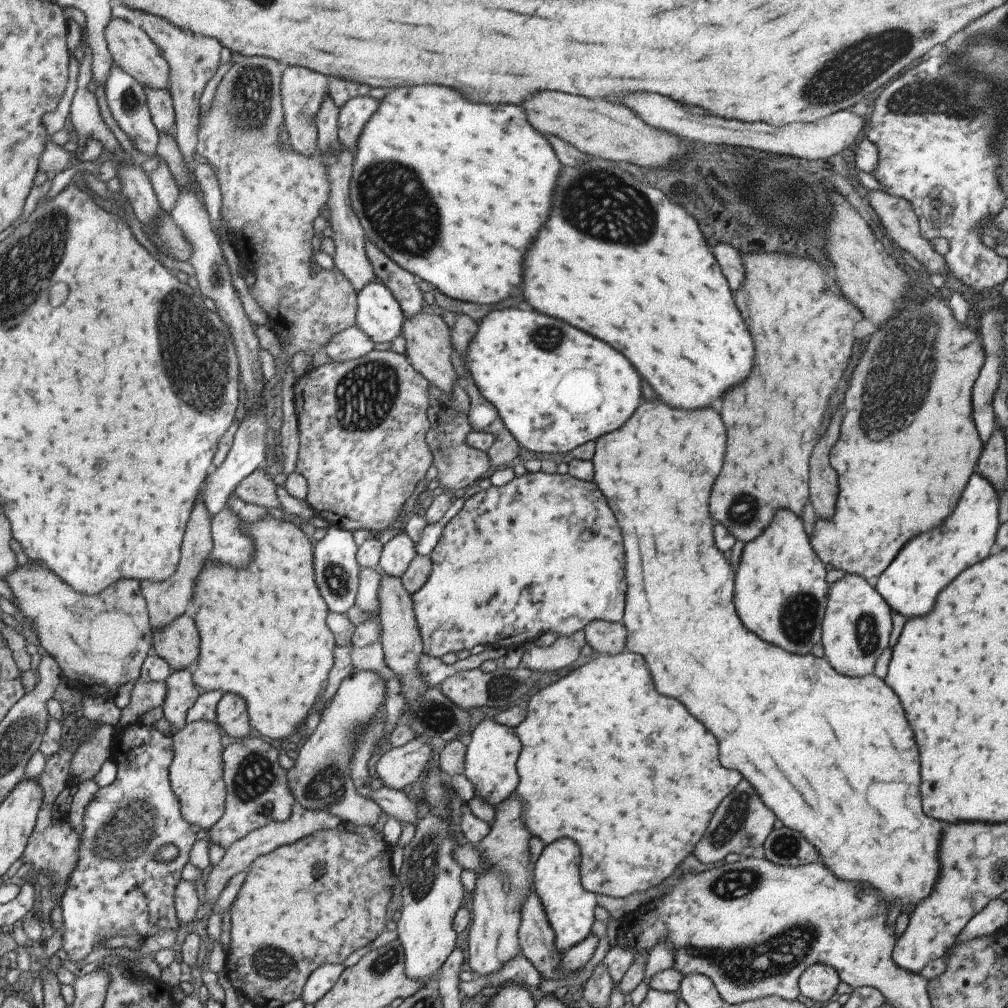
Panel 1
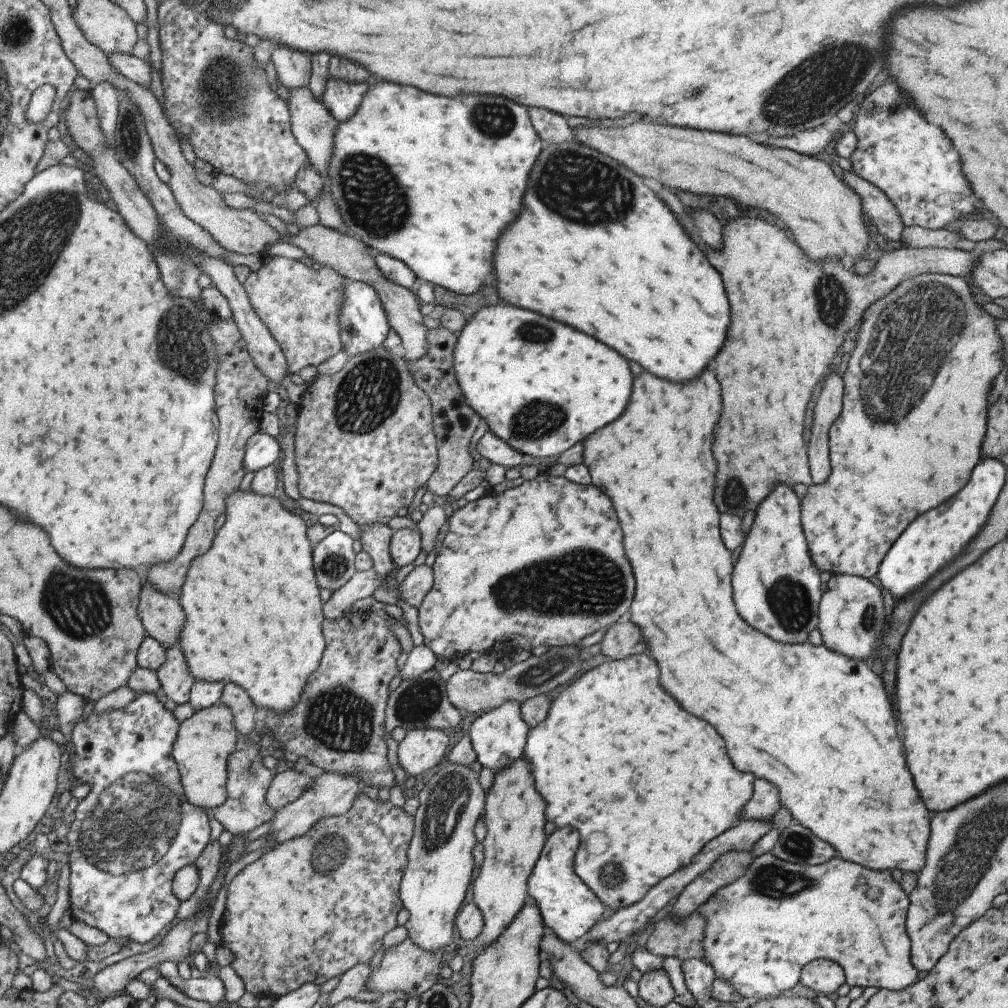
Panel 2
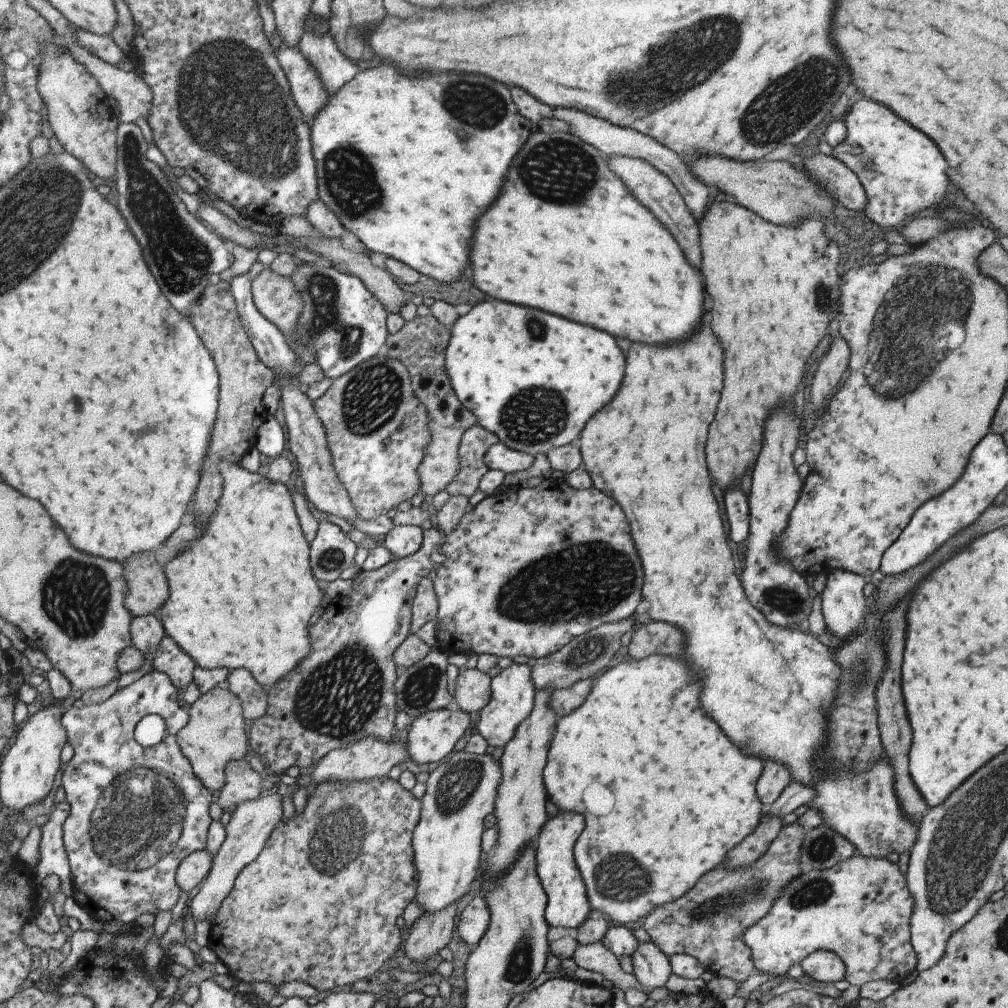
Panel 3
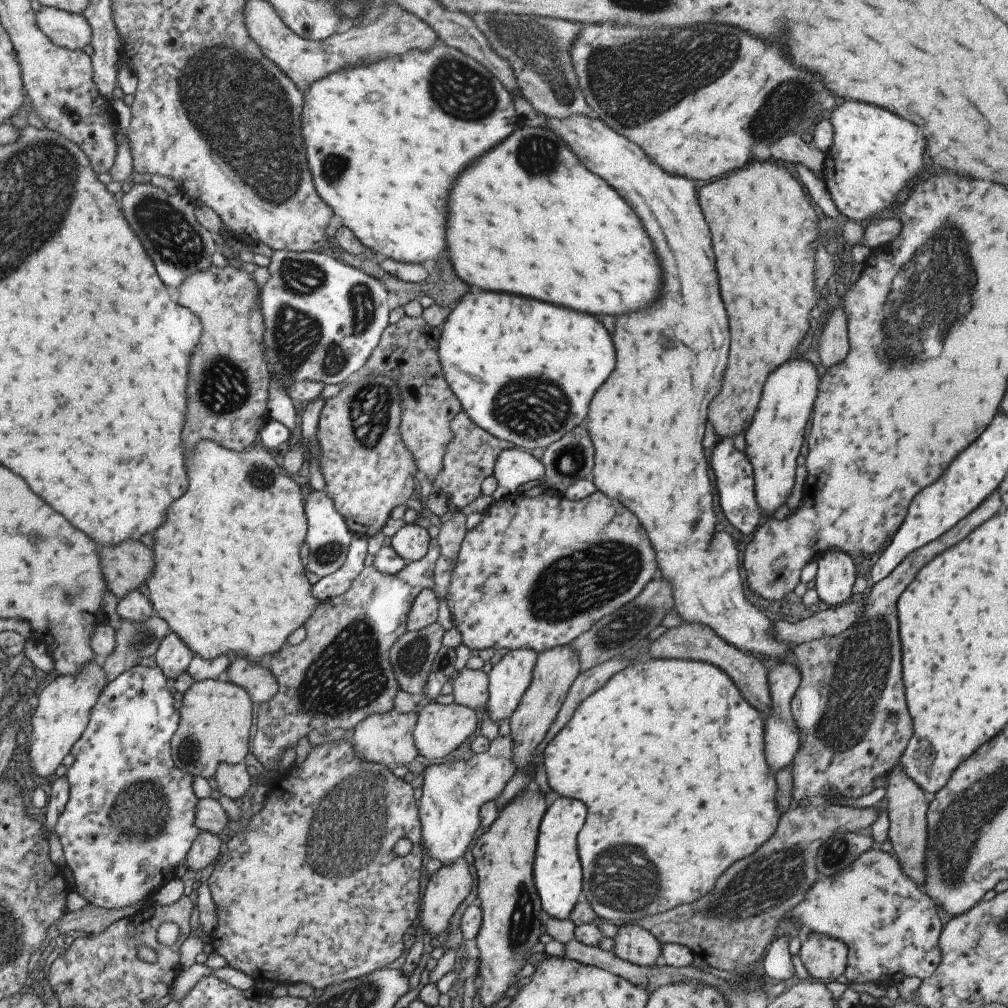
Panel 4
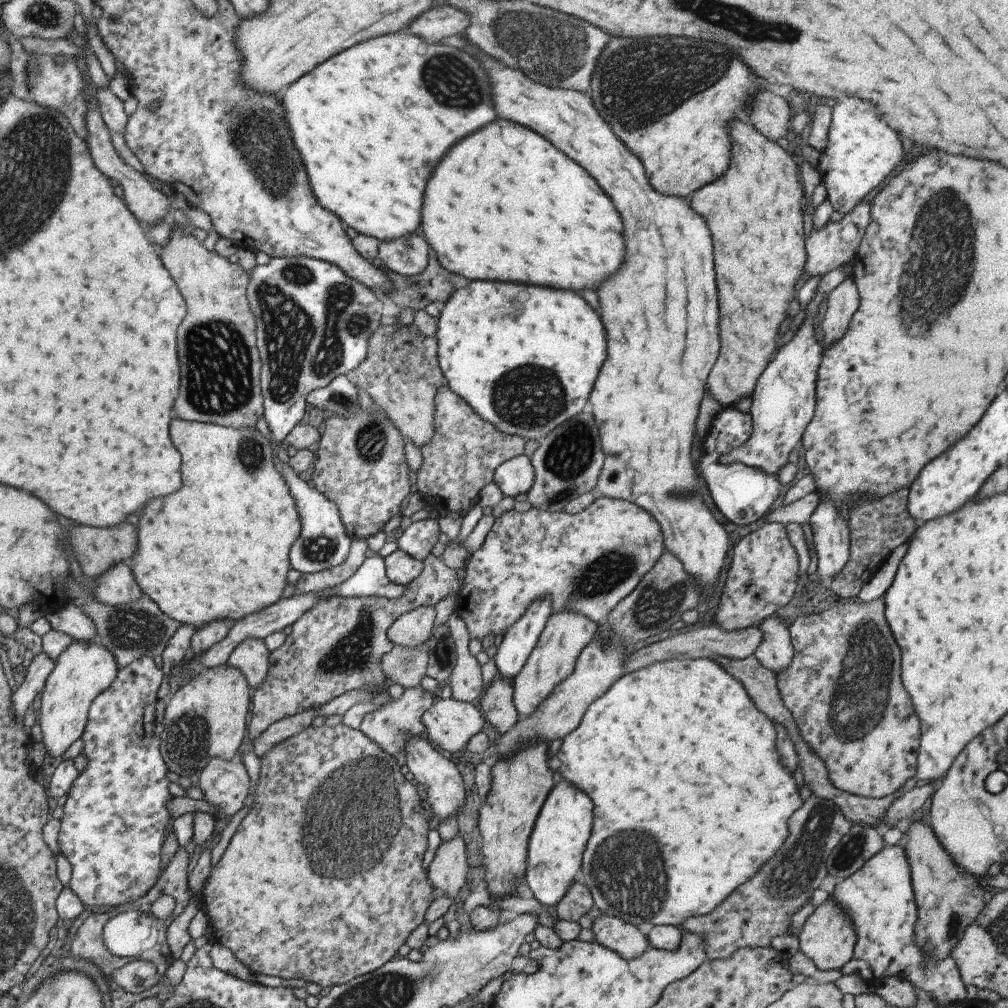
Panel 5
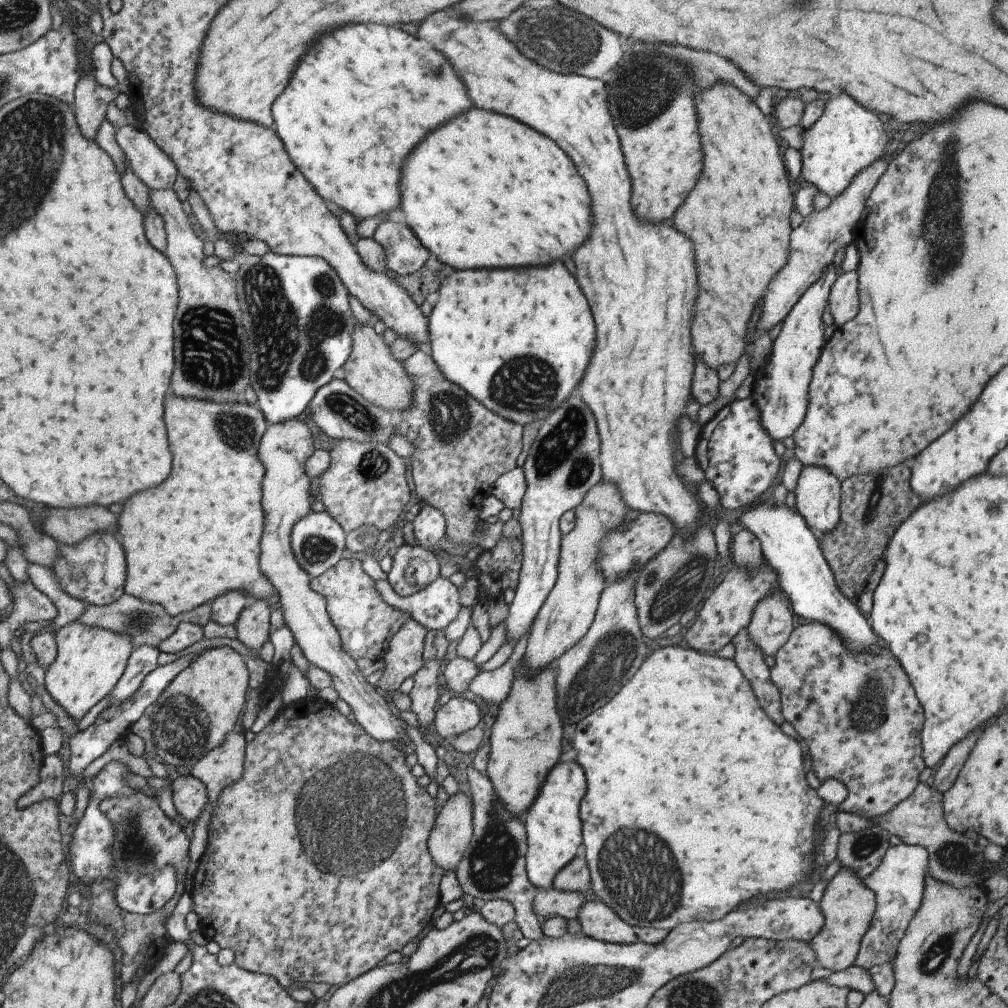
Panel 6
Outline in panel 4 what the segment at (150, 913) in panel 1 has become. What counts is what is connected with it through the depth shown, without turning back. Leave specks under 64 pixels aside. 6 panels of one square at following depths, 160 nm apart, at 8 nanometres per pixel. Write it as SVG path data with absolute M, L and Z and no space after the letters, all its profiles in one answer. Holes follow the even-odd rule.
M133 665L102 688L102 692L98 694L97 702L91 707L86 730L82 732L81 738L73 746L71 754L74 756L74 762L64 774L68 782L67 802L54 824L54 833L61 843L65 864L71 870L74 882L73 890L89 904L114 909L129 906L137 901L147 900L150 903L155 891L175 877L173 871L175 866L179 862L183 862L192 840L198 835L199 829L194 825L194 808L198 803L198 798L193 795L190 785L193 776L182 771L180 762L174 760L170 753L170 738L178 723L178 710L173 708L175 697L177 695L170 689L170 683L159 667Z

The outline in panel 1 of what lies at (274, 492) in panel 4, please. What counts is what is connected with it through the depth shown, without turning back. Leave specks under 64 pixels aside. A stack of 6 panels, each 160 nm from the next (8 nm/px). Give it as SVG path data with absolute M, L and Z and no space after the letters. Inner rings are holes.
M271 515L266 518L259 519L254 522L240 522L240 531L247 535L254 546L254 555L250 563L246 567L228 567L226 564L209 563L203 564L203 568L197 573L195 580L192 584L192 597L190 601L197 605L197 610L193 616L195 628L197 629L198 640L198 658L191 668L191 678L194 684L201 691L210 691L219 689L223 693L231 693L240 696L245 701L246 711L248 714L248 723L251 728L255 728L259 734L273 740L281 739L281 741L293 732L298 732L298 726L305 723L305 718L309 714L309 710L313 708L315 699L323 690L326 684L327 673L333 664L333 648L336 646L334 643L333 635L326 625L326 616L328 608L319 594L317 585L315 584L314 572L312 569L312 551L311 544L303 533L292 522L286 522L284 519L277 519Z

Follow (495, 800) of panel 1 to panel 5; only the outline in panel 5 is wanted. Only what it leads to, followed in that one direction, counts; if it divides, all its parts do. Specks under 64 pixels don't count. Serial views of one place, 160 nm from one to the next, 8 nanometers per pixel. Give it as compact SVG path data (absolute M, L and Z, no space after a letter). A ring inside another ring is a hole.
M547 597L533 599L502 636L493 658L498 674L503 675L504 679L514 678L522 669L529 651L534 647L552 612L551 603Z

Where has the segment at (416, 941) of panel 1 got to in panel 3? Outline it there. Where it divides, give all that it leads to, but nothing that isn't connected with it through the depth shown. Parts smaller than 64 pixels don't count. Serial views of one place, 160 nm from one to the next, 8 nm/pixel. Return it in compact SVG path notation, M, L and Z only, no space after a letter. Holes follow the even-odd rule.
M467 751L449 753L441 763L428 774L426 789L420 798L420 817L412 832L412 849L416 870L416 894L414 898L423 907L421 913L441 911L453 901L465 899L465 892L477 874L481 834L485 830L484 816L493 812L496 790L500 783L500 761L488 754L471 754Z

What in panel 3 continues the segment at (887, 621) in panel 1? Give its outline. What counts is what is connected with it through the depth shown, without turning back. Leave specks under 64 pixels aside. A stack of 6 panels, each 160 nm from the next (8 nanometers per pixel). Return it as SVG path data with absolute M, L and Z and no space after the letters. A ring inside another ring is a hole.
M833 569L825 575L826 582L820 592L824 626L841 640L847 640L851 635L862 630L863 624L867 624L867 618L871 616L869 603L864 599L862 593L865 582L863 582L862 576L843 569Z

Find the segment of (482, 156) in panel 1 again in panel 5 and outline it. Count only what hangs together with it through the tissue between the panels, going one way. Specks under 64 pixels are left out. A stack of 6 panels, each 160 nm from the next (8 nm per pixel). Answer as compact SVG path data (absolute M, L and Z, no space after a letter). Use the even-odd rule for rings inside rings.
M406 31L377 36L373 40L355 44L355 46L327 58L325 62L321 62L319 66L315 66L313 70L309 70L307 74L303 74L293 84L290 84L279 96L288 136L291 137L293 146L298 150L311 192L319 206L338 216L343 227L350 226L358 233L376 238L378 242L419 233L419 206L421 206L425 180L429 176L429 166L435 166L437 160L445 154L445 150L451 144L455 144L461 136L495 120L495 112L489 102L491 92L489 92L489 82L487 82L485 72L481 70L481 66L477 66L477 62L473 58L469 58L467 54L463 54L459 50L455 52L455 50L453 47L440 43L424 41L417 35Z

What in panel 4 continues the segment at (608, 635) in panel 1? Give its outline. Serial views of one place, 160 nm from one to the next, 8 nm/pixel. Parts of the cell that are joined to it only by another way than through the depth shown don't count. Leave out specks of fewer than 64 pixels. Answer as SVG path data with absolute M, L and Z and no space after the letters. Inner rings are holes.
M683 624L683 626L671 628L661 638L657 638L652 642L649 646L649 654L653 658L691 658L691 660L703 660L703 662L709 662L709 664L721 668L731 678L731 682L737 686L741 696L751 706L755 706L763 714L769 714L771 700L769 700L769 692L767 692L768 680L763 664L755 656L745 654L745 652L737 650L735 646L725 644L719 636L715 636L711 632L711 628L701 626L701 624Z

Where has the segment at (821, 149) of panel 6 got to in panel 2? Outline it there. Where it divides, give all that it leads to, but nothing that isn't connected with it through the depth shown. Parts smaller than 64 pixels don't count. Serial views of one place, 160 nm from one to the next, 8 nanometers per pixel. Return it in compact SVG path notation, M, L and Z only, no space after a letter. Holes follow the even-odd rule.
M881 84L873 92L869 92L861 108L855 112L852 131L856 136L856 145L849 155L851 170L866 180L870 185L875 185L896 208L903 227L921 227L924 229L941 229L952 220L958 219L963 214L975 208L977 198L971 194L967 180L961 174L959 156L949 144L947 136L935 126L929 126L917 110L913 110L907 96L899 94L895 84Z

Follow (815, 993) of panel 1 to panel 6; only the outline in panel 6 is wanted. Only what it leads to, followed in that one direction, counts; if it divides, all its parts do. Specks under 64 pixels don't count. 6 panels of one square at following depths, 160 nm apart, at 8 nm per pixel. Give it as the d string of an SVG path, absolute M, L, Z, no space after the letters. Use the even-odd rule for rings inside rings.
M840 867L823 890L817 902L824 916L820 931L810 938L809 944L816 958L817 966L829 968L833 973L845 970L853 965L860 940L867 932L874 915L874 892L868 889L850 868Z

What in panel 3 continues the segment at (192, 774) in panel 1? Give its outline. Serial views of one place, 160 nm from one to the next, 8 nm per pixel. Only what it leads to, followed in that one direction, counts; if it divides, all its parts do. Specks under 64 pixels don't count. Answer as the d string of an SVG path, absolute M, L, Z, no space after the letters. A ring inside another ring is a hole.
M215 685L192 703L187 722L179 729L175 740L200 784L211 792L224 785L225 763L245 754L248 745L246 736L247 725L240 700L225 685Z

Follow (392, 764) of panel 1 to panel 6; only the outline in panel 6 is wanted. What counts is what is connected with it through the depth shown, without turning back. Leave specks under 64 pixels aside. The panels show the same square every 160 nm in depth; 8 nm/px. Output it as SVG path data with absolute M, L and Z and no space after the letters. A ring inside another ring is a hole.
M459 696L435 709L431 724L441 738L447 738L481 724L481 717L479 707L472 700Z

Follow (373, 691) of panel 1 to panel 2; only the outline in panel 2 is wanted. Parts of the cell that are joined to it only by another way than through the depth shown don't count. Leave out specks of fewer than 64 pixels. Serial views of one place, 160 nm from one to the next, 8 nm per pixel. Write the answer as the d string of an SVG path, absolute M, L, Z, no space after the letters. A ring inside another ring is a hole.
M292 769L274 773L274 777L264 794L265 804L275 814L275 811L296 799L311 779L311 776L307 776L304 771L300 774Z

